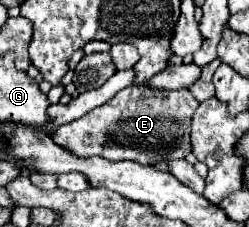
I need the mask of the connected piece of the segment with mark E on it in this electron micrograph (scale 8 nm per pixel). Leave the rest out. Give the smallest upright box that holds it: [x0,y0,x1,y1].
[53,85,199,165]

